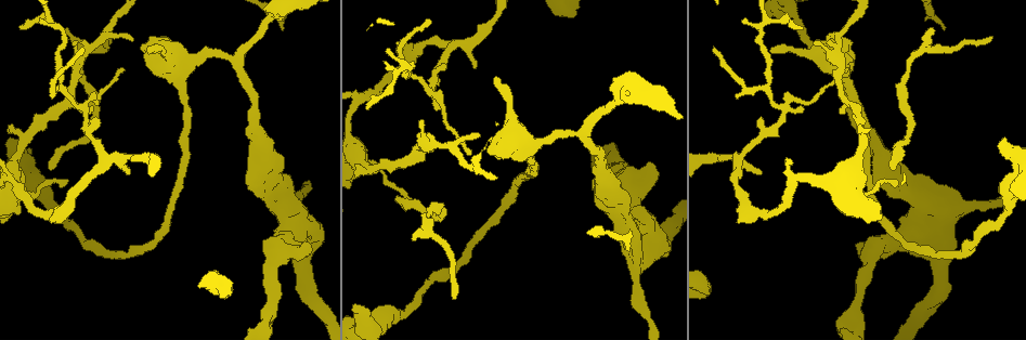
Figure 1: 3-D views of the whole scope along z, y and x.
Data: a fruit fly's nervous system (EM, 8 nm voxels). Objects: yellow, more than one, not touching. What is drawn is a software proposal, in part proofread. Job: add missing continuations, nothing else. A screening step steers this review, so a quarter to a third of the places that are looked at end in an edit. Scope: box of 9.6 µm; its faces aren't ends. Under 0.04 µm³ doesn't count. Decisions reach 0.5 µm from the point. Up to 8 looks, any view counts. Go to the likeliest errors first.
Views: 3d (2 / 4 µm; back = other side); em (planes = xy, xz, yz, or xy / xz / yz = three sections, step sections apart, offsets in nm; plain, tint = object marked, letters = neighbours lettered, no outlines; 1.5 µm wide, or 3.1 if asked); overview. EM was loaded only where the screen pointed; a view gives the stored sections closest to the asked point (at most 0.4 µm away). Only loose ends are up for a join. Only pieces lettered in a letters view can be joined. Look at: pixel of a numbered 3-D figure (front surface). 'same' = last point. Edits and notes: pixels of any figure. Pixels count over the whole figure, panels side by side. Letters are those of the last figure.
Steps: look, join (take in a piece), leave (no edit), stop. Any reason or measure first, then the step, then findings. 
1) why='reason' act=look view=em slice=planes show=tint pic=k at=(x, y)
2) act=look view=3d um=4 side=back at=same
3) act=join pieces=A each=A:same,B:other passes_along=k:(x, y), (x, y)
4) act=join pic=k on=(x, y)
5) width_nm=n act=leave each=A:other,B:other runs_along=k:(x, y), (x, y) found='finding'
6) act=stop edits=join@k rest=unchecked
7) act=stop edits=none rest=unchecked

why='branch stops here' act=look view=em slice=xy step=8 show=tint pic=1 at=(148, 52)

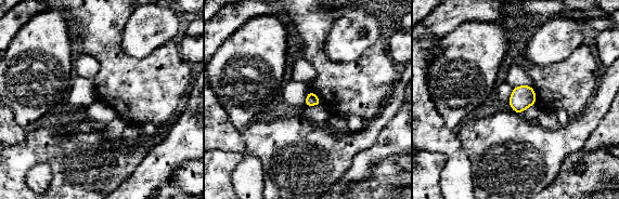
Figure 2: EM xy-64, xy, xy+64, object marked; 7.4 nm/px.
why='another direction' act=look view=em slice=planes show=letters at=same

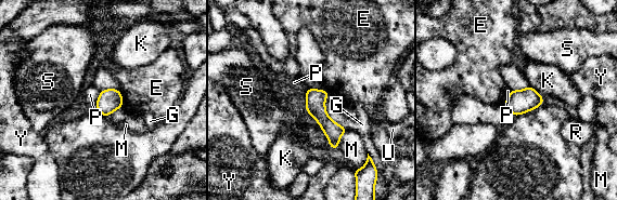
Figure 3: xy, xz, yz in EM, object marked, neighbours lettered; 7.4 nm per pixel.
longest_contact=M:180nm act=leave each=E:other,G:other,K:other,M:other,P:other,R:other,S:other,U:other,Y:other border=3:(101, 91), (94, 104) found='no lettered piece goes on from it'

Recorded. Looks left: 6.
why='tapers out' act=look view=em slice=xy step=4 show=letters pic=1 at=(413, 239)

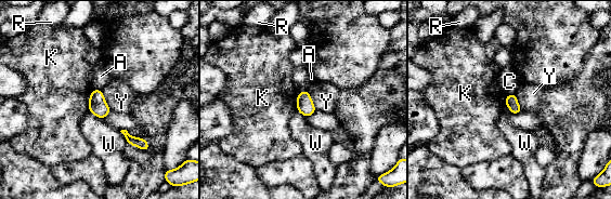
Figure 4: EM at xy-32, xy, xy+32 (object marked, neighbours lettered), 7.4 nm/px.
width_nm=90 act=leave each=A:other,C:other,K:other,R:other,W:other,Y:other border=4:(100, 90), (111, 110) found='none of them fits'

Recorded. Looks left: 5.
why='free end' act=look view=3d um=4 pic=1 at=(97, 118)

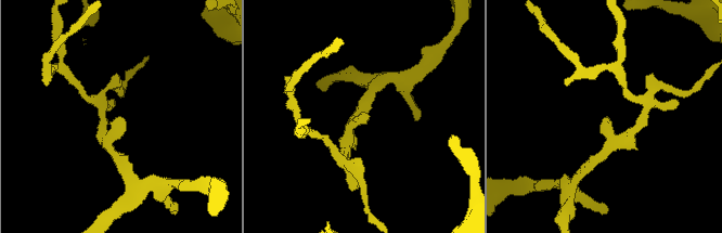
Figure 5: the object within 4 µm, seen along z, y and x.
act=look view=em slice=yz step=4 show=letters pic=5 at=(364, 119)

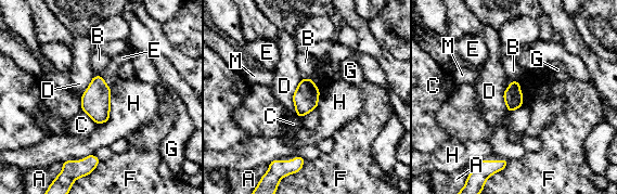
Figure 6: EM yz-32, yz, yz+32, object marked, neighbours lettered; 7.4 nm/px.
act=leave each=A:other,B:other,C:other,D:other,E:other,F:other,G:other,H:other,M:other border=6:(518, 81), (523, 105) found='none of them fits'

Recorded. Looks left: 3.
why='free end' act=look view=em slice=planes show=letters pic=1 at=(387, 50)

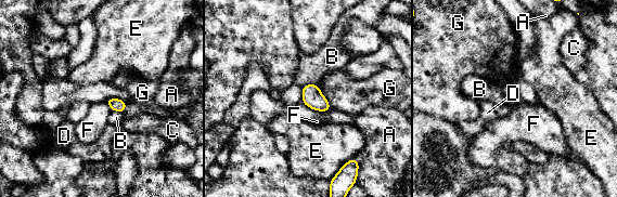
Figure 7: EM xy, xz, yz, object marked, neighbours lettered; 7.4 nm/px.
longest_contact=G:190nm act=leave each=A:other,B:other,C:other,D:other,E:other,F:other,G:other border=7:(318, 86), (305, 84), (303, 87) found='none of them fits'

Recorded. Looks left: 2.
act=stop edits=none rest=unchecked

